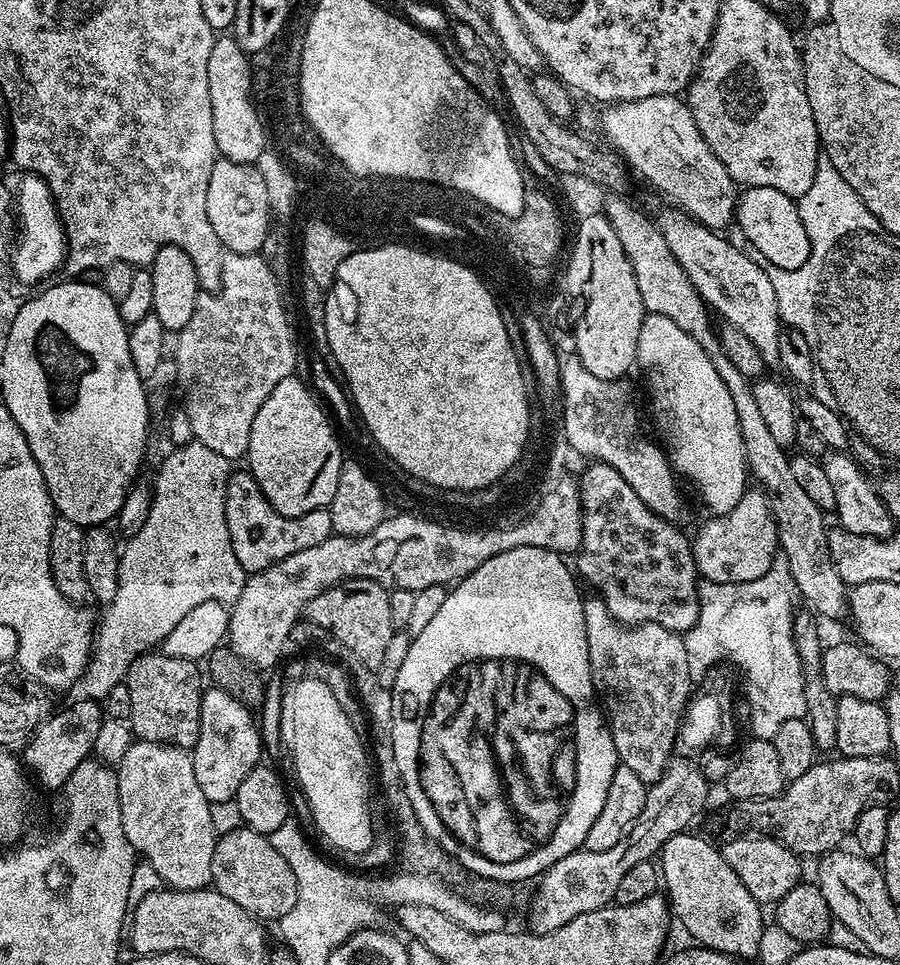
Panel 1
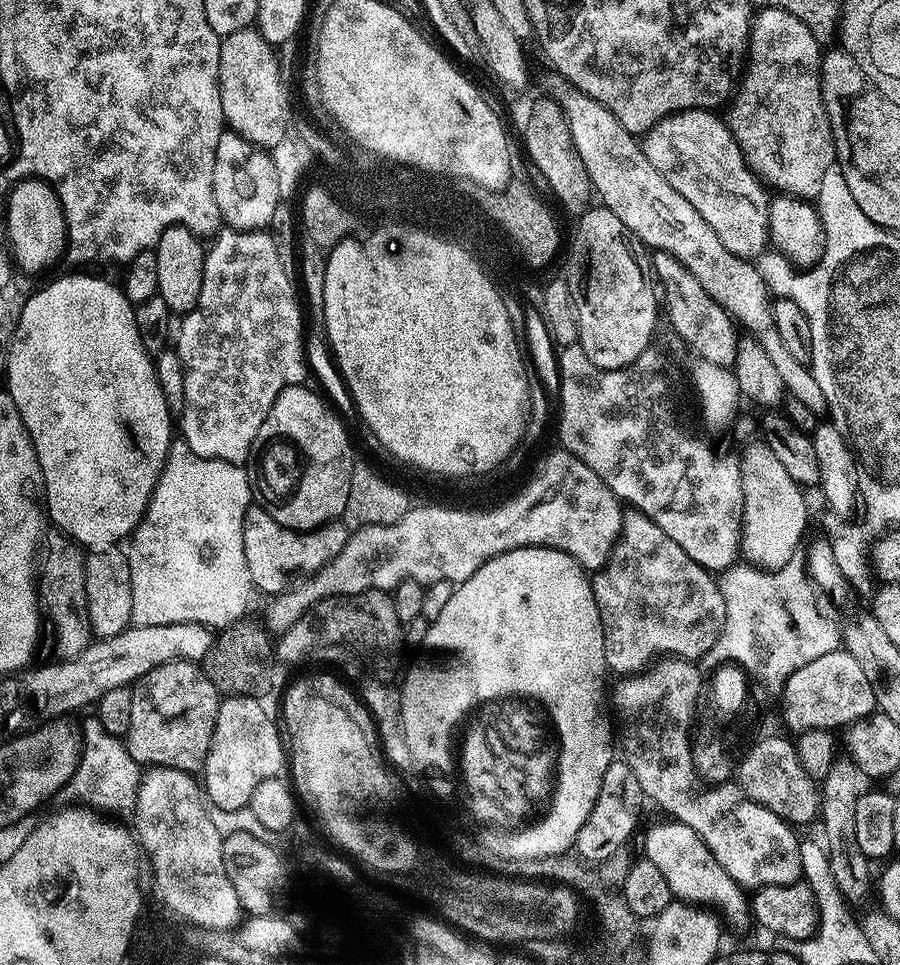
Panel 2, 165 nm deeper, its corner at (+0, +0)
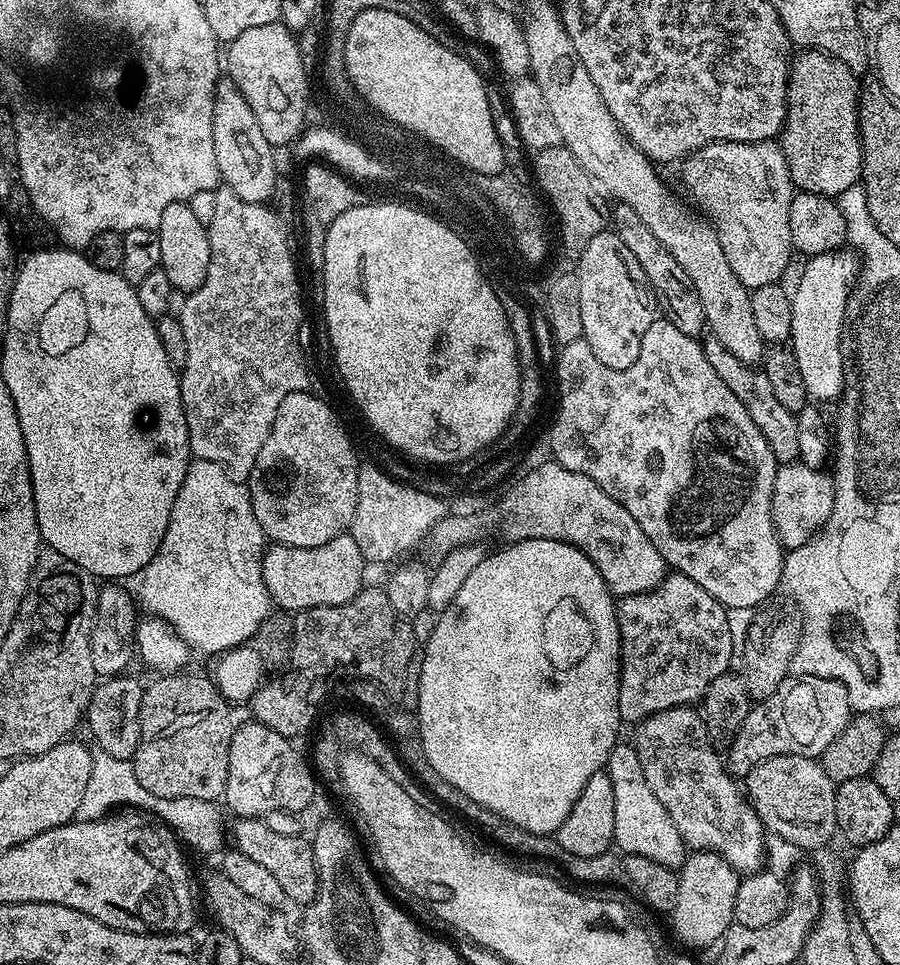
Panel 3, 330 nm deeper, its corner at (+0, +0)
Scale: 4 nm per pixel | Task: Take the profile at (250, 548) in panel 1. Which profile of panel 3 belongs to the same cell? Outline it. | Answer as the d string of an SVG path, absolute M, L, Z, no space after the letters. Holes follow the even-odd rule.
M350 534L330 538L322 546L295 548L285 544L272 544L264 553L262 578L266 582L268 597L277 609L289 614L303 612L305 608L342 606L350 602L365 587L366 561L358 542Z

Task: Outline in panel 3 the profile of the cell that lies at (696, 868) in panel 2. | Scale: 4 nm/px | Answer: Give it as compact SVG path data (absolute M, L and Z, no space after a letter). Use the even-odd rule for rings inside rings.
M617 742L610 750L606 771L610 774L610 783L614 786L614 844L624 856L645 856L662 866L673 870L679 869L686 859L686 845L682 834L678 834L678 826L674 826L674 818L666 814L666 806L654 798L650 790L650 782L646 782L646 774L642 774L642 762L638 762L638 754L631 743Z

